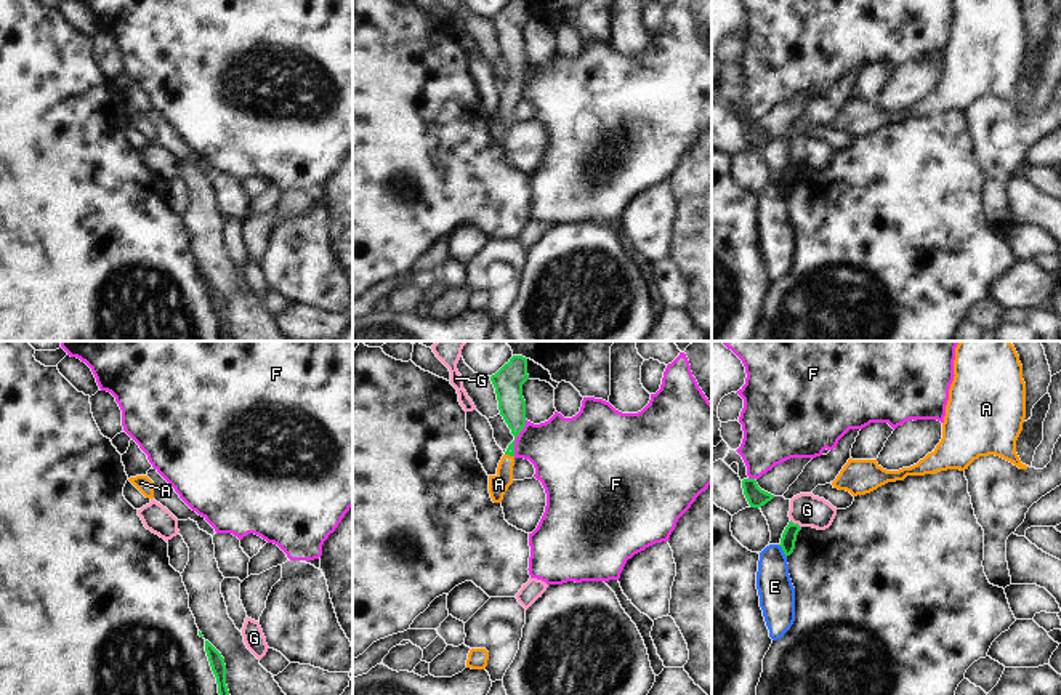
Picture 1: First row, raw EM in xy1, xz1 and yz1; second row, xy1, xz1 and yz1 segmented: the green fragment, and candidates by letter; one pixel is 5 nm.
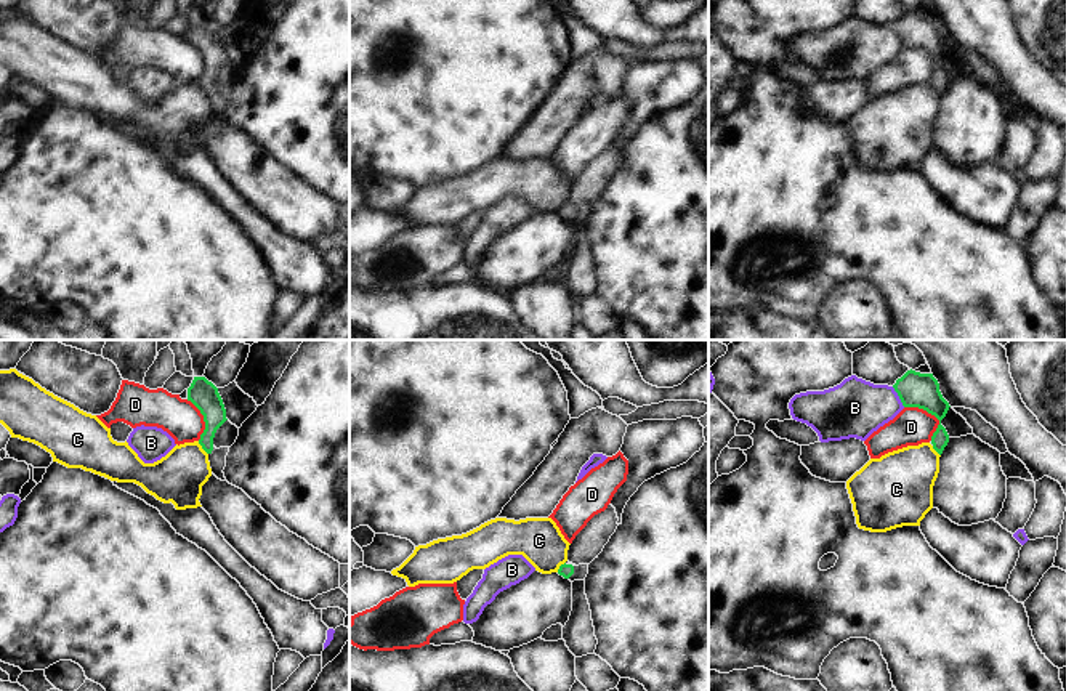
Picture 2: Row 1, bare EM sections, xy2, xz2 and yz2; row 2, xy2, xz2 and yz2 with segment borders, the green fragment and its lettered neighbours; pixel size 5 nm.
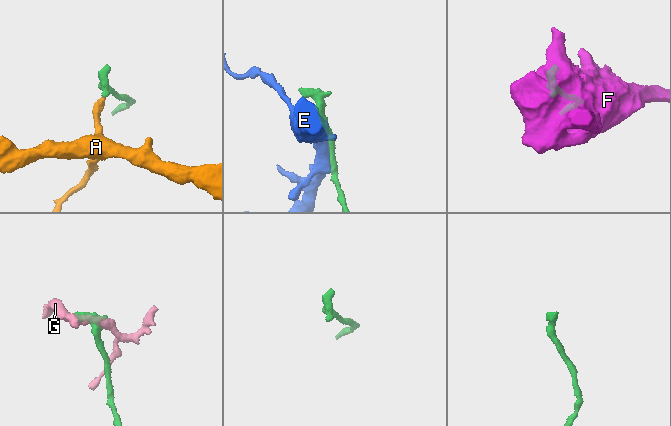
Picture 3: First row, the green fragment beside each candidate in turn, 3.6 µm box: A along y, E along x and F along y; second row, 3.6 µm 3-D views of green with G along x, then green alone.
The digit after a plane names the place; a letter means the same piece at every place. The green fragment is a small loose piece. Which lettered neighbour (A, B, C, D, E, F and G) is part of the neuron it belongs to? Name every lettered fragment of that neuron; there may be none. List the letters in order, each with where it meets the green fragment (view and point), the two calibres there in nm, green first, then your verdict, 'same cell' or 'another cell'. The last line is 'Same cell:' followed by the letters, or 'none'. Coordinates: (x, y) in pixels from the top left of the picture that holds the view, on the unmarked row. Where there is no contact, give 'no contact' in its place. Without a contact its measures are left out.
A: contact xz1 (510, 96); calibres 140 and 100 nm; same cell
B: contact yz2 (898, 36); calibres 180 and 280 nm; another cell
C: contact xy2 (202, 88); calibres 140 and 260 nm; another cell
D: contact yz2 (932, 55); calibres 180 and 190 nm; another cell
E: contact yz1 (782, 191); calibres 80 and 180 nm; another cell
F: contact xz1 (516, 77); calibres 140 and 340 nm; another cell
G: contact yz1 (795, 165); calibres 80 and 160 nm; another cell
Same cell: A

